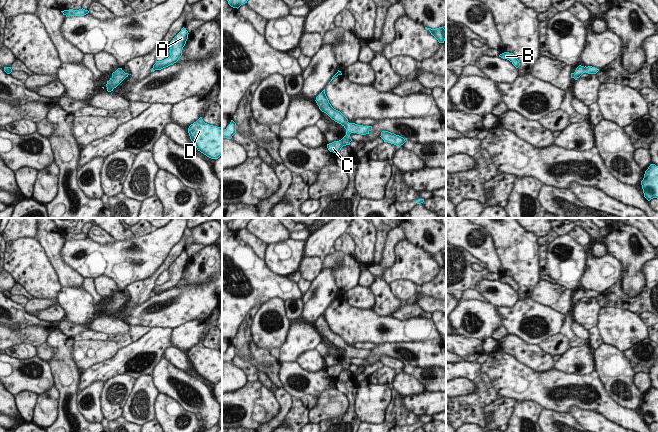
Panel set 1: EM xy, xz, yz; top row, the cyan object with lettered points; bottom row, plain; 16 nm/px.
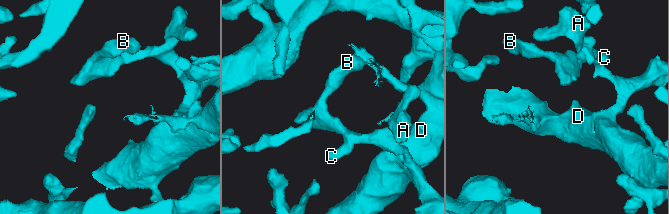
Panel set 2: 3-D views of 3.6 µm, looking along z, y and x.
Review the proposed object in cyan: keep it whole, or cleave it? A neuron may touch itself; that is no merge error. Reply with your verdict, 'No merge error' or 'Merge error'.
No merge error

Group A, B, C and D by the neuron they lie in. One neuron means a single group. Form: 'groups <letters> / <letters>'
groups A B C D

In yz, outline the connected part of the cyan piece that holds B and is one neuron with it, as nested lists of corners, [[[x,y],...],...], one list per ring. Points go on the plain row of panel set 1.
[[[504,276],[500,278],[499,281],[509,284],[516,292],[520,290],[519,284],[514,280],[513,277]]]

